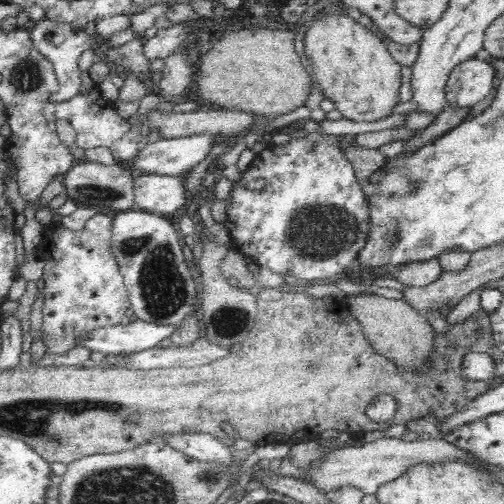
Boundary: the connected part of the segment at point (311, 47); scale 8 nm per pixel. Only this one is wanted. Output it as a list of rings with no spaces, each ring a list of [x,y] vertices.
[[[347,12],[337,14],[316,15],[310,24],[304,37],[304,50],[306,57],[312,65],[312,76],[318,80],[322,94],[328,100],[332,100],[338,112],[352,120],[352,122],[378,122],[394,114],[400,100],[400,86],[402,86],[402,65],[396,62],[391,52],[374,32],[365,26],[358,24]]]

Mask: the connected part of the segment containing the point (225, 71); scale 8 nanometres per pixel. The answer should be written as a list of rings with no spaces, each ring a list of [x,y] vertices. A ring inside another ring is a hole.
[[[240,29],[228,31],[197,62],[196,93],[207,106],[236,108],[255,116],[278,116],[298,110],[312,92],[312,78],[294,50],[296,32]]]

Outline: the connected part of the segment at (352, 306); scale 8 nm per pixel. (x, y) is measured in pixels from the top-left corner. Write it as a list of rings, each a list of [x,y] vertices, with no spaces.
[[[364,292],[344,299],[350,318],[358,322],[368,343],[380,355],[391,359],[399,367],[421,367],[433,351],[434,328],[429,324],[424,312],[420,312],[404,299],[386,298],[378,294]]]

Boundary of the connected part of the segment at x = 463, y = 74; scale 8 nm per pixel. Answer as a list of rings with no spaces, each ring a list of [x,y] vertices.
[[[469,58],[457,64],[450,73],[445,88],[448,104],[456,107],[474,106],[484,100],[494,82],[493,62]]]

